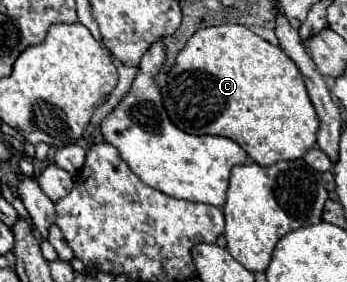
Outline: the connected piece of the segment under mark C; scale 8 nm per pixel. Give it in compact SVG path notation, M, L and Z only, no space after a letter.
M245 25L197 29L179 51L173 69L167 73L167 89L161 89L161 93L163 107L173 125L191 135L221 135L233 139L257 165L267 167L275 161L299 159L315 145L319 119L307 95L303 75L283 49L257 37Z

